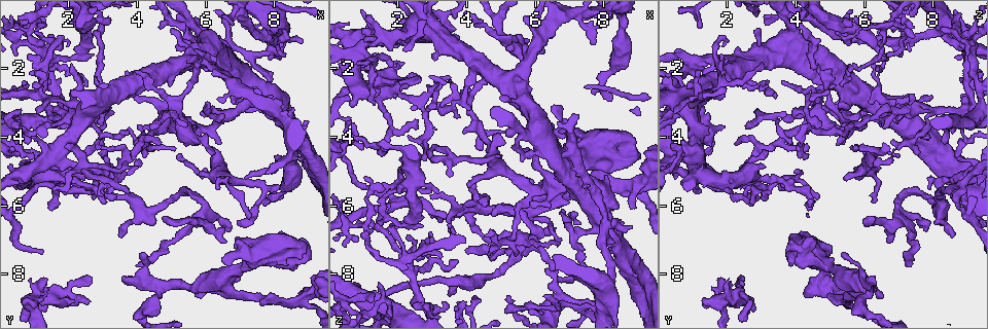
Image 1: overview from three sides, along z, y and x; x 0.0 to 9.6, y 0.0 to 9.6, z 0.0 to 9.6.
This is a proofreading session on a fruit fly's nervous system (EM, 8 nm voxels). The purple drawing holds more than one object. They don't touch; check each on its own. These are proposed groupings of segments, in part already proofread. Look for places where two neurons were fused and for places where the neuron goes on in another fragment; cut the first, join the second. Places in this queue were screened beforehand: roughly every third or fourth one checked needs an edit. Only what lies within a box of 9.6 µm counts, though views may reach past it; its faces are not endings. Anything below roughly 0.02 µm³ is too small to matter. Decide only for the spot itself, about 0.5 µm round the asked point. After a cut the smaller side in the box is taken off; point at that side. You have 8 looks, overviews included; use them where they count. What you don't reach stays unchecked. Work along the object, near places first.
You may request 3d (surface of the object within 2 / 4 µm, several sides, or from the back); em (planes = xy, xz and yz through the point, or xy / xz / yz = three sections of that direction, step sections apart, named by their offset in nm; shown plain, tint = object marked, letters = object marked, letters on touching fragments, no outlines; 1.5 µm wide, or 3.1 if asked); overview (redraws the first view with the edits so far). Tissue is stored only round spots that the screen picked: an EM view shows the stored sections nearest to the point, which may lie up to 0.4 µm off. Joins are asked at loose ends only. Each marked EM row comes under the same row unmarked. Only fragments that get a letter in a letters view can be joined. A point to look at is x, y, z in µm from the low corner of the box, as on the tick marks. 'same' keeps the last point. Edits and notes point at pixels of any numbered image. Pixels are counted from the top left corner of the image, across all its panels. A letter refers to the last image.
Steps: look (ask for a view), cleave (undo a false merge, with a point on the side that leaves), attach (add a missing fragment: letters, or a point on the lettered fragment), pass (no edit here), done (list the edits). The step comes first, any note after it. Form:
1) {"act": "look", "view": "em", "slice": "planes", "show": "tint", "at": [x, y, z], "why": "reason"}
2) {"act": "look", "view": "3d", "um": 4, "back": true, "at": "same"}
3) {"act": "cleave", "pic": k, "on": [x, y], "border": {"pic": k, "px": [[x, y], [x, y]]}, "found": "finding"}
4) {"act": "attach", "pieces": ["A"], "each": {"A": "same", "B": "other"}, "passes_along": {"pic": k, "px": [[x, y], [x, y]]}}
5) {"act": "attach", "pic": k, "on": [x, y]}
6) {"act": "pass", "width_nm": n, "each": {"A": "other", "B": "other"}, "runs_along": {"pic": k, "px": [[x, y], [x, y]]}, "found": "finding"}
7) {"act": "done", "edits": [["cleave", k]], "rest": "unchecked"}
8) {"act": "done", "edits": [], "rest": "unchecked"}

{"act": "look", "view": "3d", "um": 2, "at": [4.45, 4.30, 4.35], "why": "branch stops here"}

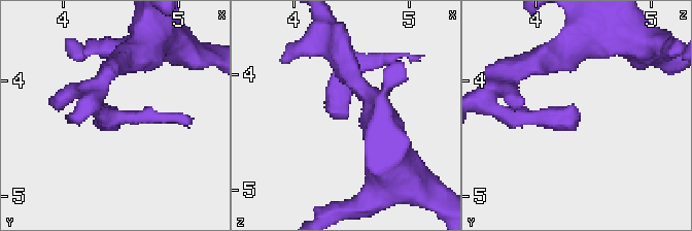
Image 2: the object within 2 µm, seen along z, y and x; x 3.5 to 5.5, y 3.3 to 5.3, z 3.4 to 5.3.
{"act": "look", "view": "em", "slice": "planes", "show": "letters", "at": [4.44, 4.30, 4.38]}

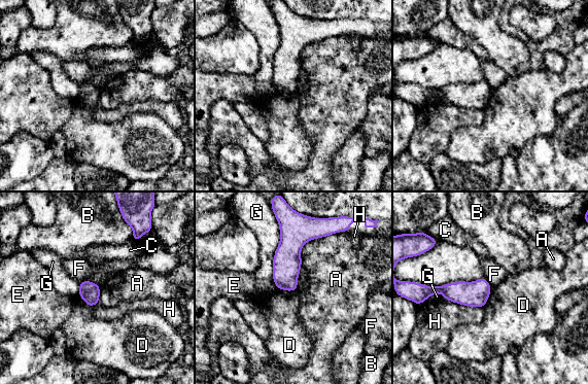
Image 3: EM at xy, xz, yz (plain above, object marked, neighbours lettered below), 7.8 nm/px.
{"act": "pass", "each": {"A": "other", "B": "other", "C": "other", "D": "other", "E": "other", "F": "other", "G": "other", "H": "other"}, "border": {"pic": 3, "px": [[277, 288], [297, 290]]}, "found": "no lettered fragment goes on from it"}

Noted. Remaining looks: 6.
{"act": "look", "view": "em", "slice": "planes", "show": "letters", "at": [1.25, 1.95, 3.05]}

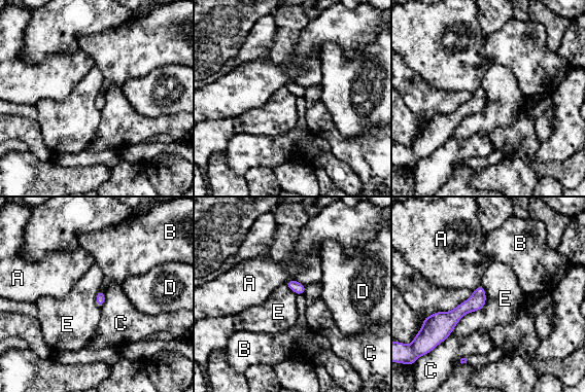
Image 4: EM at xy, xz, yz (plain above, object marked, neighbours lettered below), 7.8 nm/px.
{"act": "pass", "longest_contact_nm": ["E", 460], "each": {"A": "other", "B": "other", "C": "other", "D": "other", "E": "other"}, "border": {"pic": 4, "px": [[481, 284], [485, 305], [450, 333]]}, "found": "no lettered fragment goes on from it"}

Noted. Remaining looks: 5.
{"act": "look", "view": "em", "slice": "planes", "show": "tint", "at": [6.75, 6.70, 7.75], "why": "free end"}

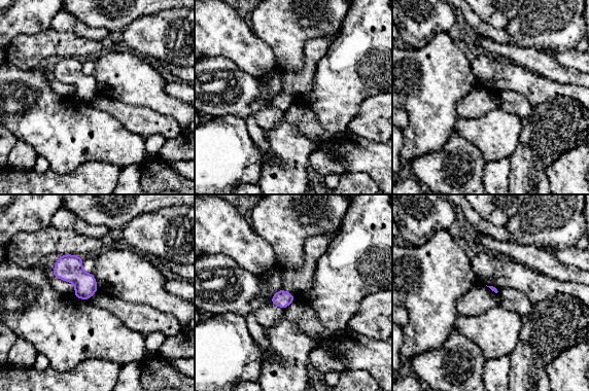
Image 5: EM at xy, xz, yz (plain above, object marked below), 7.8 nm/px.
{"act": "look", "view": "em", "slice": "planes", "show": "letters", "at": "same"}

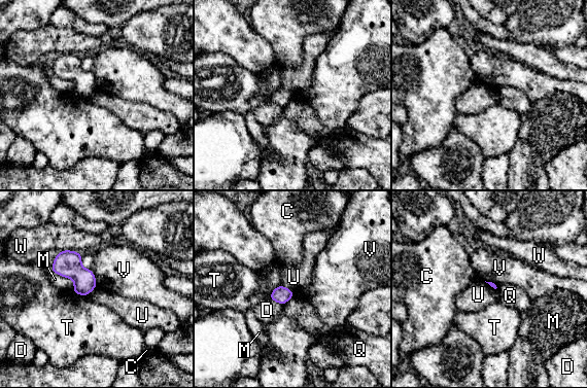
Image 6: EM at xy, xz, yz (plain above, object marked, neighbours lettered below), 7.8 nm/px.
{"act": "pass", "each": {"C": "other", "D": "other", "M": "other", "Q": "other", "T": "other", "U": "other", "V": "other", "W": "other"}, "border": {"pic": 6, "px": [[281, 284], [294, 292]]}, "found": "no lettered fragment goes on from it"}

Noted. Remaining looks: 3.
{"act": "done", "edits": [], "rest": "unchecked"}

